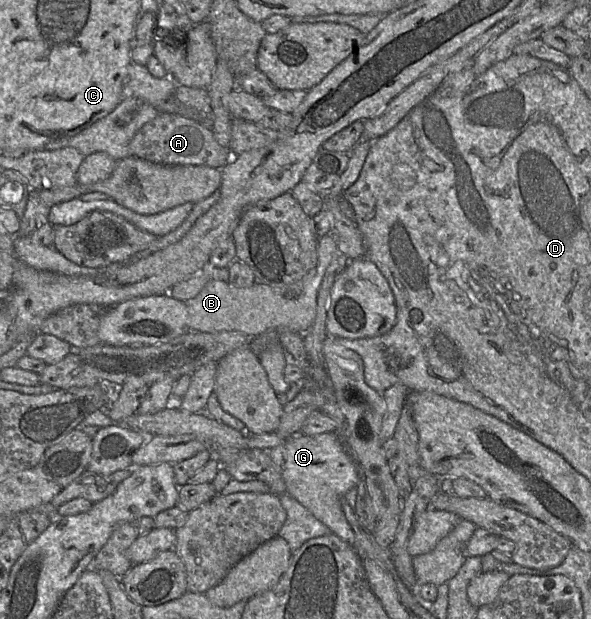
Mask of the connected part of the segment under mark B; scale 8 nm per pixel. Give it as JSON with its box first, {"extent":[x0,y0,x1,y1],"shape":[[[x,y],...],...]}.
{"extent":[166,233,337,337],"shape":[[[331,233],[318,239],[317,265],[303,279],[301,292],[296,297],[289,297],[265,284],[255,283],[250,287],[240,288],[229,282],[212,279],[212,269],[215,267],[208,264],[195,276],[174,285],[166,294],[186,303],[187,330],[190,331],[238,331],[256,337],[270,330],[288,329],[305,334],[314,323],[318,292],[337,251],[337,241]]]}

